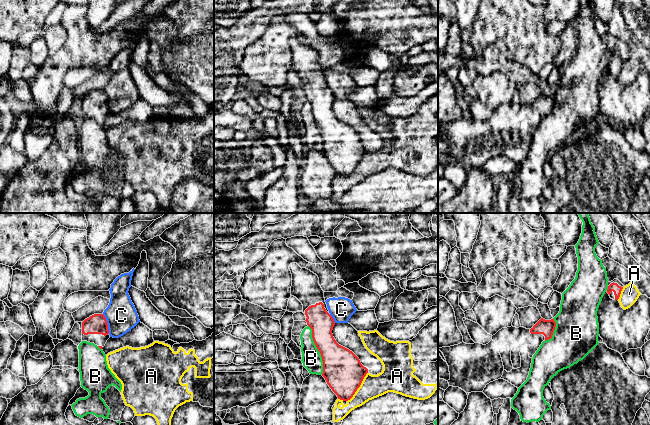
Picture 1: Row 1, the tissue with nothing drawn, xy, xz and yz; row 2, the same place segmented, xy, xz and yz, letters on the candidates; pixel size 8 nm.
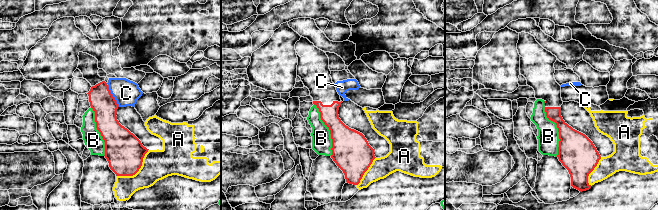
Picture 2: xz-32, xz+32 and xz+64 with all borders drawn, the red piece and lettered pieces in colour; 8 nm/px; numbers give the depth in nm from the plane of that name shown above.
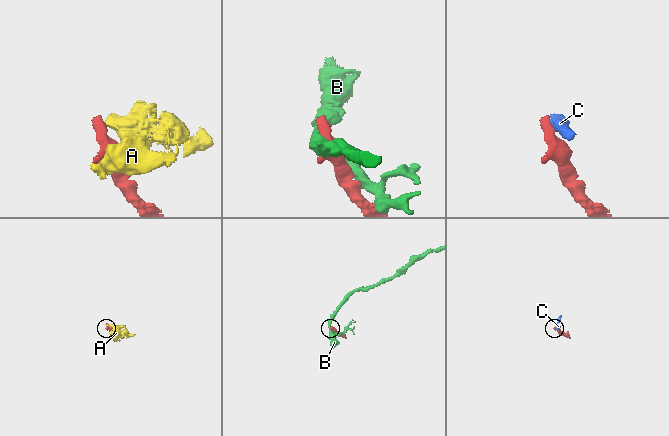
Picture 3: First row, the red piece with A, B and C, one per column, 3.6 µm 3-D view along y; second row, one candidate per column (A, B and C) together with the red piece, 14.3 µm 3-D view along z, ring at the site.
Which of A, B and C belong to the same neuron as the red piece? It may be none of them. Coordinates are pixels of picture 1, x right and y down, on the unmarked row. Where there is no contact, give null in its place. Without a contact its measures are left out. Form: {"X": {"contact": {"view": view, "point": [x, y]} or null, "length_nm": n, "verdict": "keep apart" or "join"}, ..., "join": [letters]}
{"A": {"contact": {"view": "xz", "point": [359, 162]}, "length_nm": 280, "verdict": "keep apart"}, "B": {"contact": {"view": "xz", "point": [318, 126]}, "length_nm": 420, "verdict": "keep apart"}, "C": {"contact": {"view": "xy", "point": [107, 100]}, "length_nm": 170, "verdict": "keep apart"}, "join": []}

